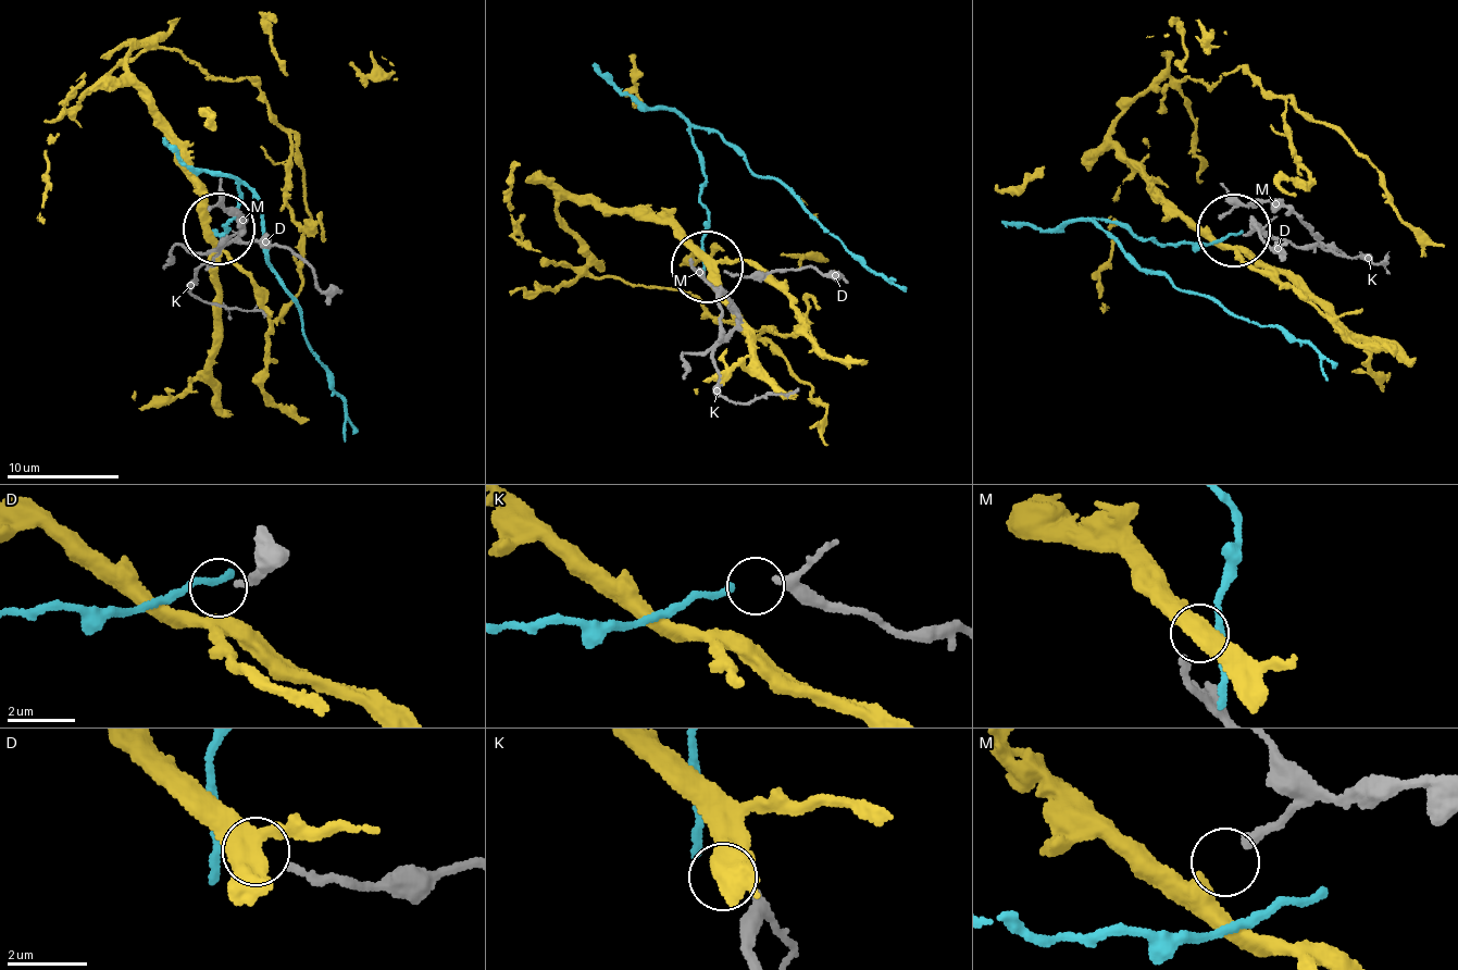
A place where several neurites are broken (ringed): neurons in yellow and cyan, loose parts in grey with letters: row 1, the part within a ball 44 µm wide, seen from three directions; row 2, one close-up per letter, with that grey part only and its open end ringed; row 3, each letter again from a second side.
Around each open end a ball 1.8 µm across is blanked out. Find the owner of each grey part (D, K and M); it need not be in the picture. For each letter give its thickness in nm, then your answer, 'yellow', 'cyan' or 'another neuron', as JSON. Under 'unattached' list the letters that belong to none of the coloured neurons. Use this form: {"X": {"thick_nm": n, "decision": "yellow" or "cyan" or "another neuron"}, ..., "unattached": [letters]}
{"D": {"thick_nm": 180, "decision": "another neuron"}, "K": {"thick_nm": 280, "decision": "cyan"}, "M": {"thick_nm": 220, "decision": "yellow"}, "unattached": ["D"]}

